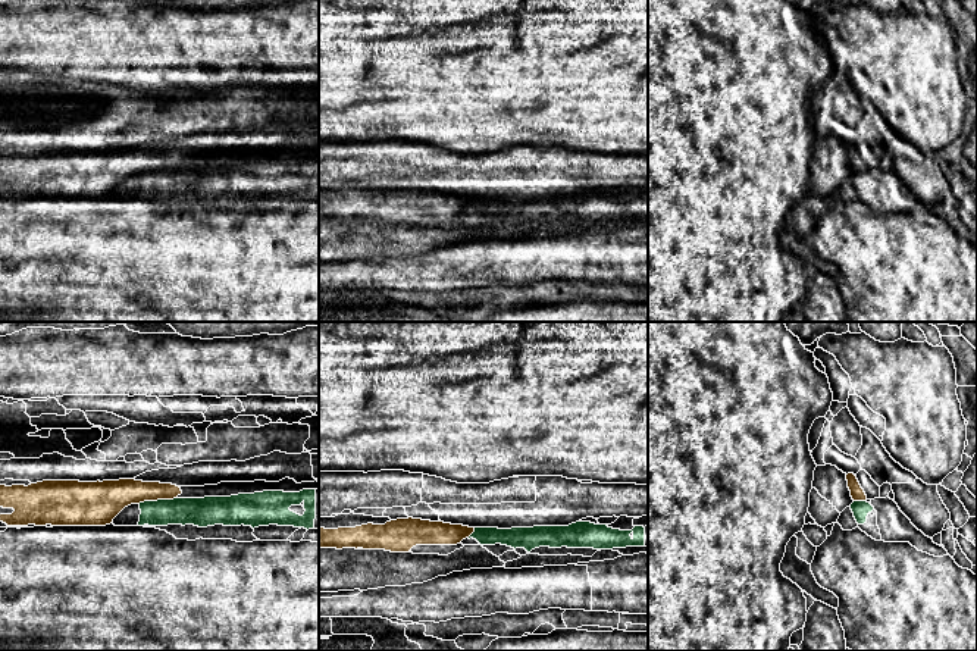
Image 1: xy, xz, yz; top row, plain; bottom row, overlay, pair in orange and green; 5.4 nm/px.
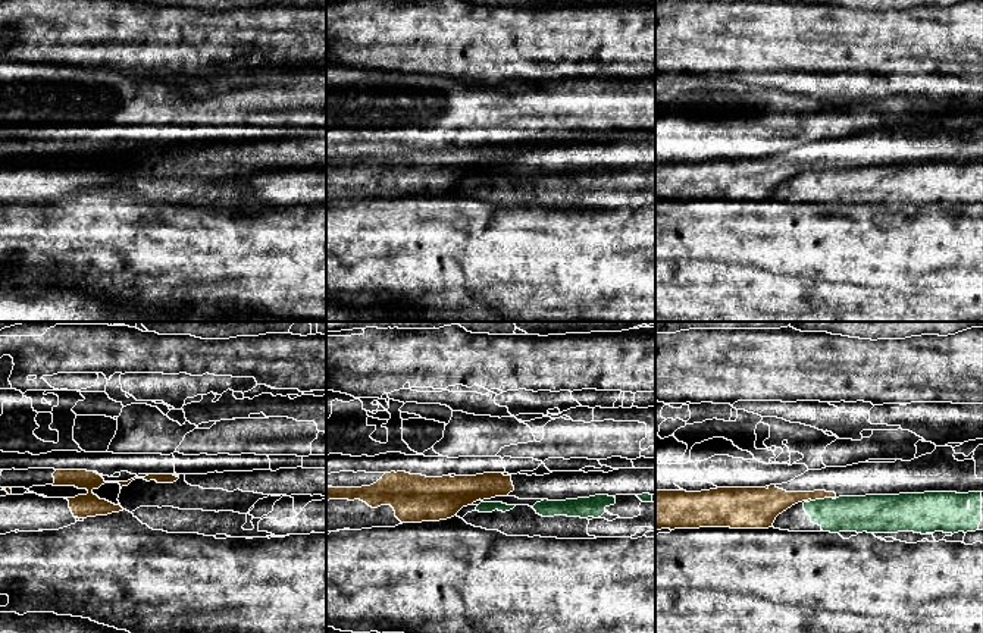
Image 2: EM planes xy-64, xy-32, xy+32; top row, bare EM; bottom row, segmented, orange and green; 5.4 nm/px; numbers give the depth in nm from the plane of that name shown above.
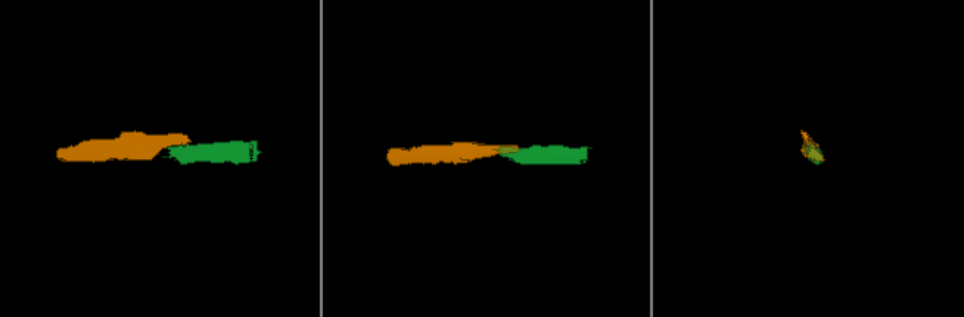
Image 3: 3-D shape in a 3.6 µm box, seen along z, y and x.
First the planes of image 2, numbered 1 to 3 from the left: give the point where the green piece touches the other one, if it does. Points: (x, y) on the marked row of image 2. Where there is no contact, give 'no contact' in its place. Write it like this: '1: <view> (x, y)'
1: no contact
2: no contact
3: xy+32 (822, 498)

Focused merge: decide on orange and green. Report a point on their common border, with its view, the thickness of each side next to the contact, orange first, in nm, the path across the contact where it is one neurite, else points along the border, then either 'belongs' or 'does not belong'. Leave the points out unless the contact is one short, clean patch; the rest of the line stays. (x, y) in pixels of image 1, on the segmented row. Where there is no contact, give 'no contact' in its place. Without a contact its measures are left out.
xy (156, 500) | 190/160 nm | does not belong

